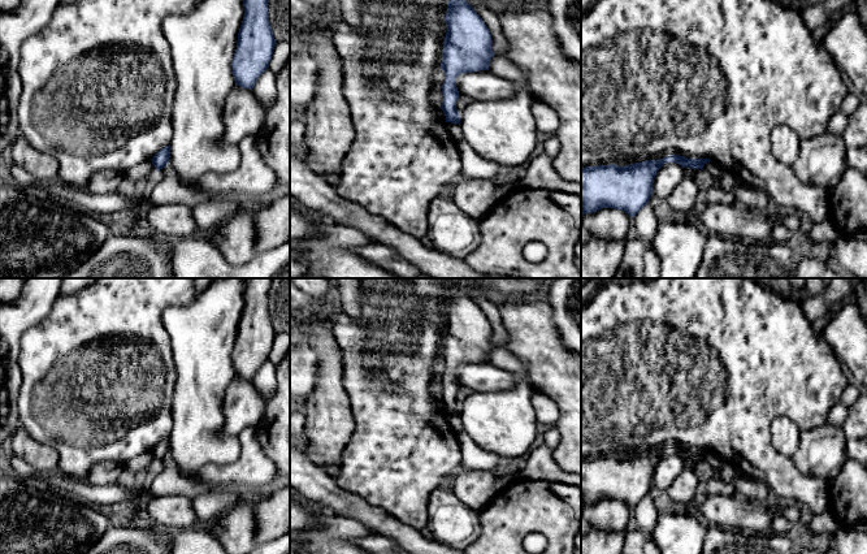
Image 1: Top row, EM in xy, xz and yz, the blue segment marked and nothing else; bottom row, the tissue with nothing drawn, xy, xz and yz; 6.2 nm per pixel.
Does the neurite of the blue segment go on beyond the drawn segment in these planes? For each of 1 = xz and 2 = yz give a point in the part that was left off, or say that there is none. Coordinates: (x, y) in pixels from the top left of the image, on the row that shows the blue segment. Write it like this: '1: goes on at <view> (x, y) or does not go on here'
1: does not go on here
2: does not go on here

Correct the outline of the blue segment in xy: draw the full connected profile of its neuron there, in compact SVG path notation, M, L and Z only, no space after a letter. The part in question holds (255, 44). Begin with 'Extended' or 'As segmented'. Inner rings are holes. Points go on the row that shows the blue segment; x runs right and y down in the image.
As segmented. M244 0L244 16L231 61L235 85L252 90L269 68L276 39L269 22L269 0Z

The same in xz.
As segmented. M448 0L445 20L447 33L441 69L446 81L441 86L443 94L441 109L446 122L460 125L456 109L459 99L456 78L464 73L489 70L495 53L491 49L491 34L487 26L467 0Z

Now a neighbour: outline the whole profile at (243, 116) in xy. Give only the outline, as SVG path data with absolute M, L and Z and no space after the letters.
M235 85L224 107L225 144L239 146L246 137L256 137L263 131L265 112L250 88Z

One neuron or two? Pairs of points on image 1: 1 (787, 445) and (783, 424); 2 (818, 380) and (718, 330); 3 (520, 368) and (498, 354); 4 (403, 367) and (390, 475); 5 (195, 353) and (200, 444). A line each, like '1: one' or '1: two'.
1: one
2: one
3: one
4: one
5: one

